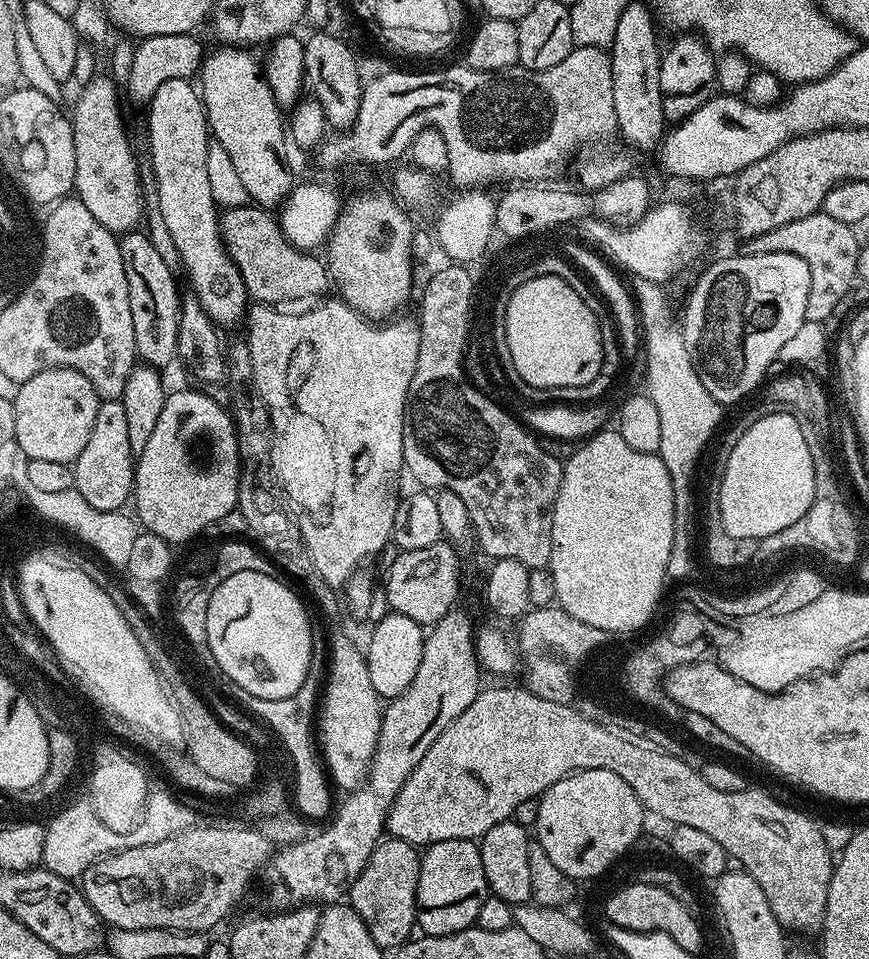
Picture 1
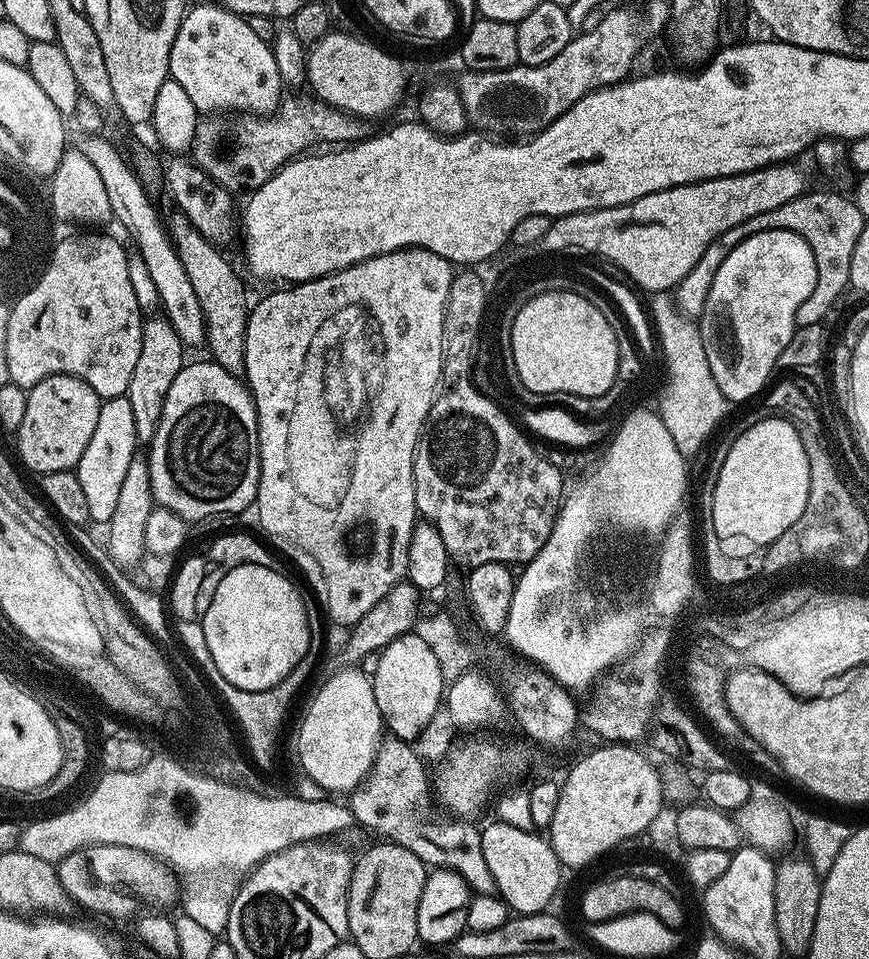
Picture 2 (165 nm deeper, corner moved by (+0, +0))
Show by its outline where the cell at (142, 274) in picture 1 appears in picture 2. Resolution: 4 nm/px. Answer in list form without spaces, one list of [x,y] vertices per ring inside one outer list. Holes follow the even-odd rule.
[[[167,316],[147,317],[142,330],[142,350],[138,354],[138,362],[134,366],[134,374],[130,377],[130,386],[126,393],[130,407],[134,410],[134,430],[140,442],[150,442],[158,430],[158,422],[162,418],[162,406],[166,402],[166,394],[170,394],[170,386],[174,378],[184,369],[186,363],[186,346],[178,338],[174,326]]]

